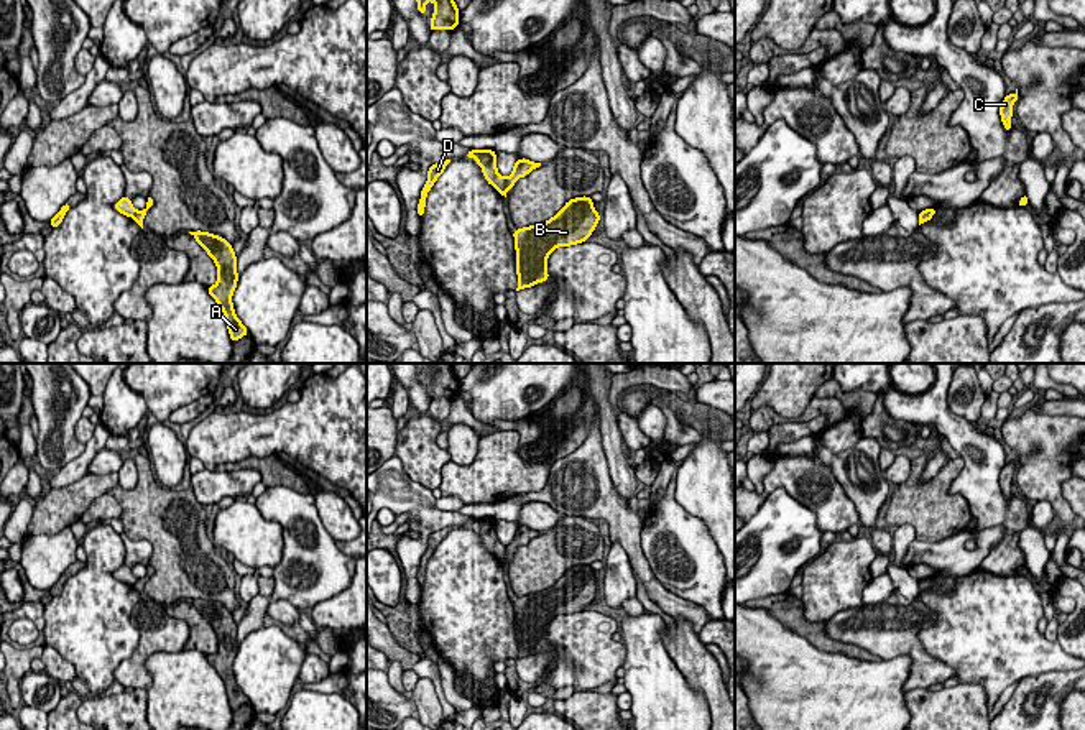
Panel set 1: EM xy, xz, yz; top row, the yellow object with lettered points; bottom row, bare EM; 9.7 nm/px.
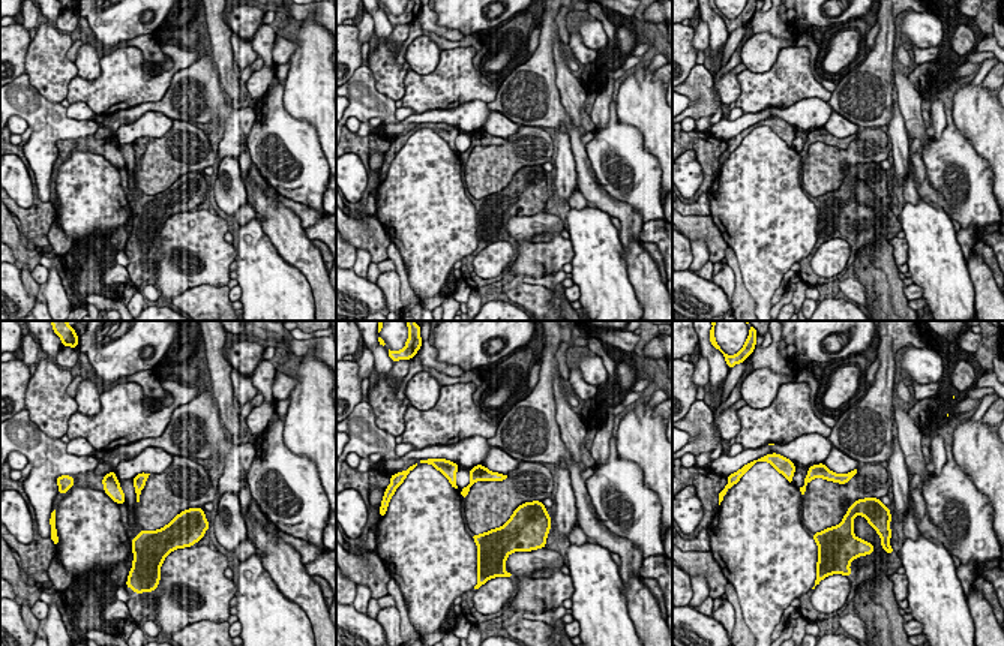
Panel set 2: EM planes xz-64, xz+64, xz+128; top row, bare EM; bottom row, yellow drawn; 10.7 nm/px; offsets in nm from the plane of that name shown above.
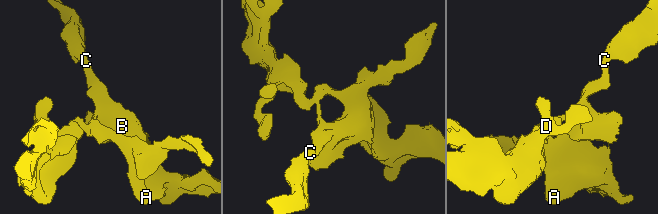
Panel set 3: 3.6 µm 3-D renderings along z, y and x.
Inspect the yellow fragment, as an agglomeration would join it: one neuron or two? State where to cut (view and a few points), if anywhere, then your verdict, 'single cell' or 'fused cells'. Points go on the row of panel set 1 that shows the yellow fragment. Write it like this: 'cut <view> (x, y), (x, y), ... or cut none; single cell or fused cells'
cut xz (505, 178), (507, 191); fused cells

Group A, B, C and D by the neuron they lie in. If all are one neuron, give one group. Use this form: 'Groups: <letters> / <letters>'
Groups: A B C / D

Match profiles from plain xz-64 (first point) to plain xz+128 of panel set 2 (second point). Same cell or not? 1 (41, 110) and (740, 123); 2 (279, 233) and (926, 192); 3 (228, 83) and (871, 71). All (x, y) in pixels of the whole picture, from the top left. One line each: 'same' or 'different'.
1: different
2: different
3: different

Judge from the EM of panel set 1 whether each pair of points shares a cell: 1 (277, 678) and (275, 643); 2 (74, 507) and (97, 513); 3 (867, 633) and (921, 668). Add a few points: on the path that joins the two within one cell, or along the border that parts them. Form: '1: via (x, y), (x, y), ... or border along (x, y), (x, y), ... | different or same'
1: via (275, 669), (275, 651) | same
2: border along (107, 492), (101, 494), (79, 518) | different
3: via (881, 633), (895, 633), (914, 653) | same

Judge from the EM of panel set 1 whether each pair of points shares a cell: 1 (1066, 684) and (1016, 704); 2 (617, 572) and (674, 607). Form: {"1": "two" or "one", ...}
{"1": "one", "2": "two"}

